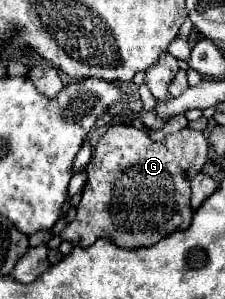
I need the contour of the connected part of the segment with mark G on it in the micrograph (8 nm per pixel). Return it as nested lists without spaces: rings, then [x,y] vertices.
[[[112,125],[94,147],[92,161],[86,167],[88,181],[84,185],[80,205],[76,207],[76,219],[70,225],[66,225],[66,229],[60,233],[60,239],[86,249],[96,239],[108,237],[118,247],[136,249],[154,245],[174,231],[188,229],[194,215],[190,207],[190,181],[202,171],[206,159],[208,159],[208,141],[200,131],[184,127],[178,133],[166,135],[162,143],[156,143],[144,131],[126,125]]]

